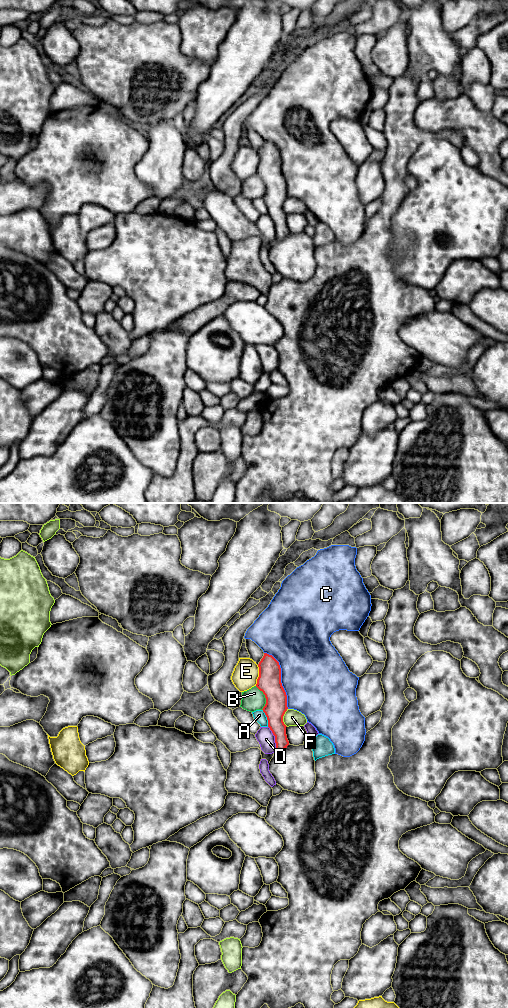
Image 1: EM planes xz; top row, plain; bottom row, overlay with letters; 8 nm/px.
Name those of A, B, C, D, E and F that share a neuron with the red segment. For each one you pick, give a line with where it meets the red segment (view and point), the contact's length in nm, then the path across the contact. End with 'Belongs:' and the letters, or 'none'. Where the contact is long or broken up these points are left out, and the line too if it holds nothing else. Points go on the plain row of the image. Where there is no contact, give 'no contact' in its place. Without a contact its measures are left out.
Belongs: none

